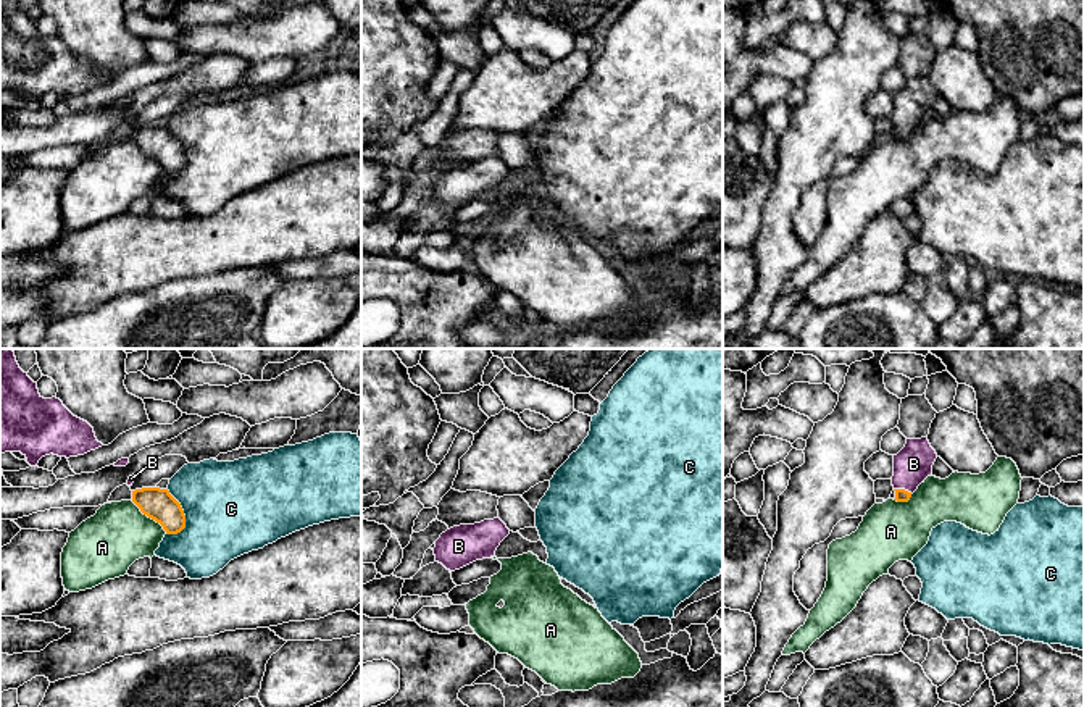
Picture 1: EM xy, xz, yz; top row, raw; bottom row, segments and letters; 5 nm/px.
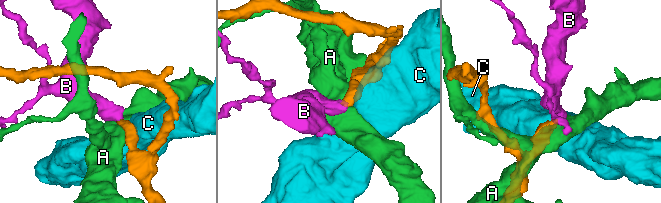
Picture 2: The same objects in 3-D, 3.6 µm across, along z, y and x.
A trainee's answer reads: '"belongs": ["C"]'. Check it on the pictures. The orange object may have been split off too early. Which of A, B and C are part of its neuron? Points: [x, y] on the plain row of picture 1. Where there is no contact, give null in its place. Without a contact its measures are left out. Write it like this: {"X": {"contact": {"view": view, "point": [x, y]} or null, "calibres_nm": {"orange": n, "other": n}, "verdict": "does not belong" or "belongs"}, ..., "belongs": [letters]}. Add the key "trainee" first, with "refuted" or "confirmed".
{"trainee": "refuted", "A": {"contact": {"view": "xy", "point": [149, 155]}, "calibres_nm": {"orange": 160, "other": 320}, "verdict": "does not belong"}, "B": {"contact": {"view": "yz", "point": [904, 128]}, "calibres_nm": {"orange": 60, "other": 190}, "verdict": "belongs"}, "C": {"contact": {"view": "xy", "point": [183, 150]}, "calibres_nm": {"orange": 160, "other": 460}, "verdict": "does not belong"}, "belongs": ["B"]}

